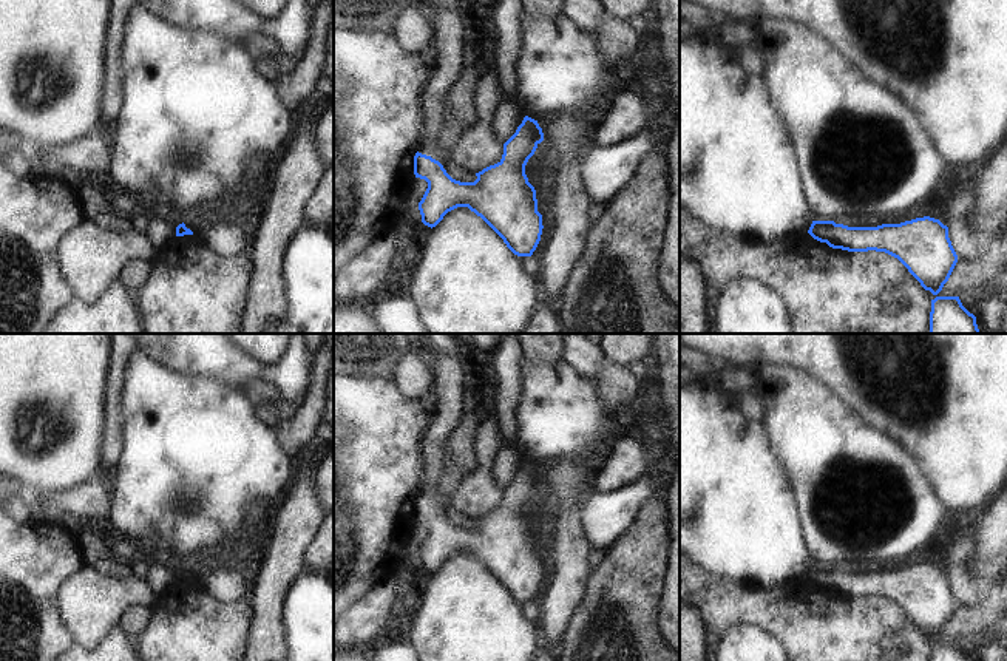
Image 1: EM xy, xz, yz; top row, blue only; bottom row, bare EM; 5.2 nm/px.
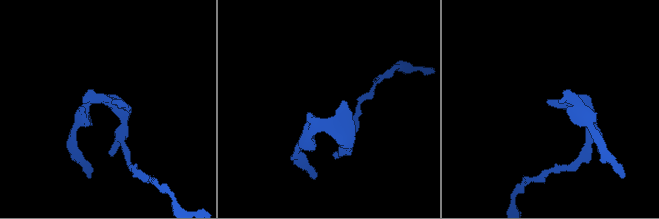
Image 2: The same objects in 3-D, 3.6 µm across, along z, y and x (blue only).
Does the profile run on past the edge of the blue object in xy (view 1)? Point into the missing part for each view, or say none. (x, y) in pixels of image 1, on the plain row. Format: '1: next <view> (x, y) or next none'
1: next none

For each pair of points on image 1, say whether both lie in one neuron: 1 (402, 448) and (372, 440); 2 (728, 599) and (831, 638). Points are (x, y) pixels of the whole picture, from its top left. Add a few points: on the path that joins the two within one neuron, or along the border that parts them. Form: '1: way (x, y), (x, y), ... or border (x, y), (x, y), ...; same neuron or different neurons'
1: way (394, 448), (380, 448); same neuron
2: way (754, 606), (794, 612), (805, 618); same neuron

